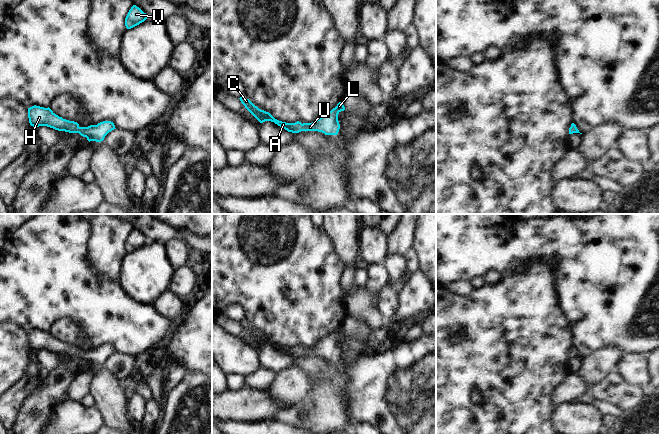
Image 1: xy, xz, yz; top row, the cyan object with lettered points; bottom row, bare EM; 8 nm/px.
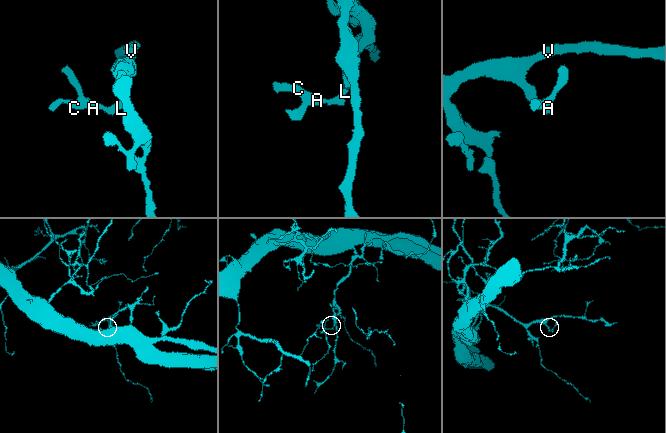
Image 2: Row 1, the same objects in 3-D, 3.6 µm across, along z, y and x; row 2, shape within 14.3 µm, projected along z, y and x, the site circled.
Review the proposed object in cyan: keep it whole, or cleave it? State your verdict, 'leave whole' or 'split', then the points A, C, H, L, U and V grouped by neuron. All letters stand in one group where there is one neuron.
leave whole; A C H L U V

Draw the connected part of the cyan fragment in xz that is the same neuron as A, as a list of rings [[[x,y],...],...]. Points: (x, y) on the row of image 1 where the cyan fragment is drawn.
[[[244,97],[239,98],[245,108],[260,122],[271,121],[280,126],[281,128],[292,133],[299,133],[301,131],[318,131],[325,135],[337,135],[340,129],[338,121],[338,114],[345,110],[344,105],[339,102],[335,108],[327,112],[324,116],[320,117],[312,123],[286,123],[275,119],[269,112],[259,109],[249,99]]]

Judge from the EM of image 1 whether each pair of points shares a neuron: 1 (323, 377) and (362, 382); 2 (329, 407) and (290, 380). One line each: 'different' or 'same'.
1: different
2: different

